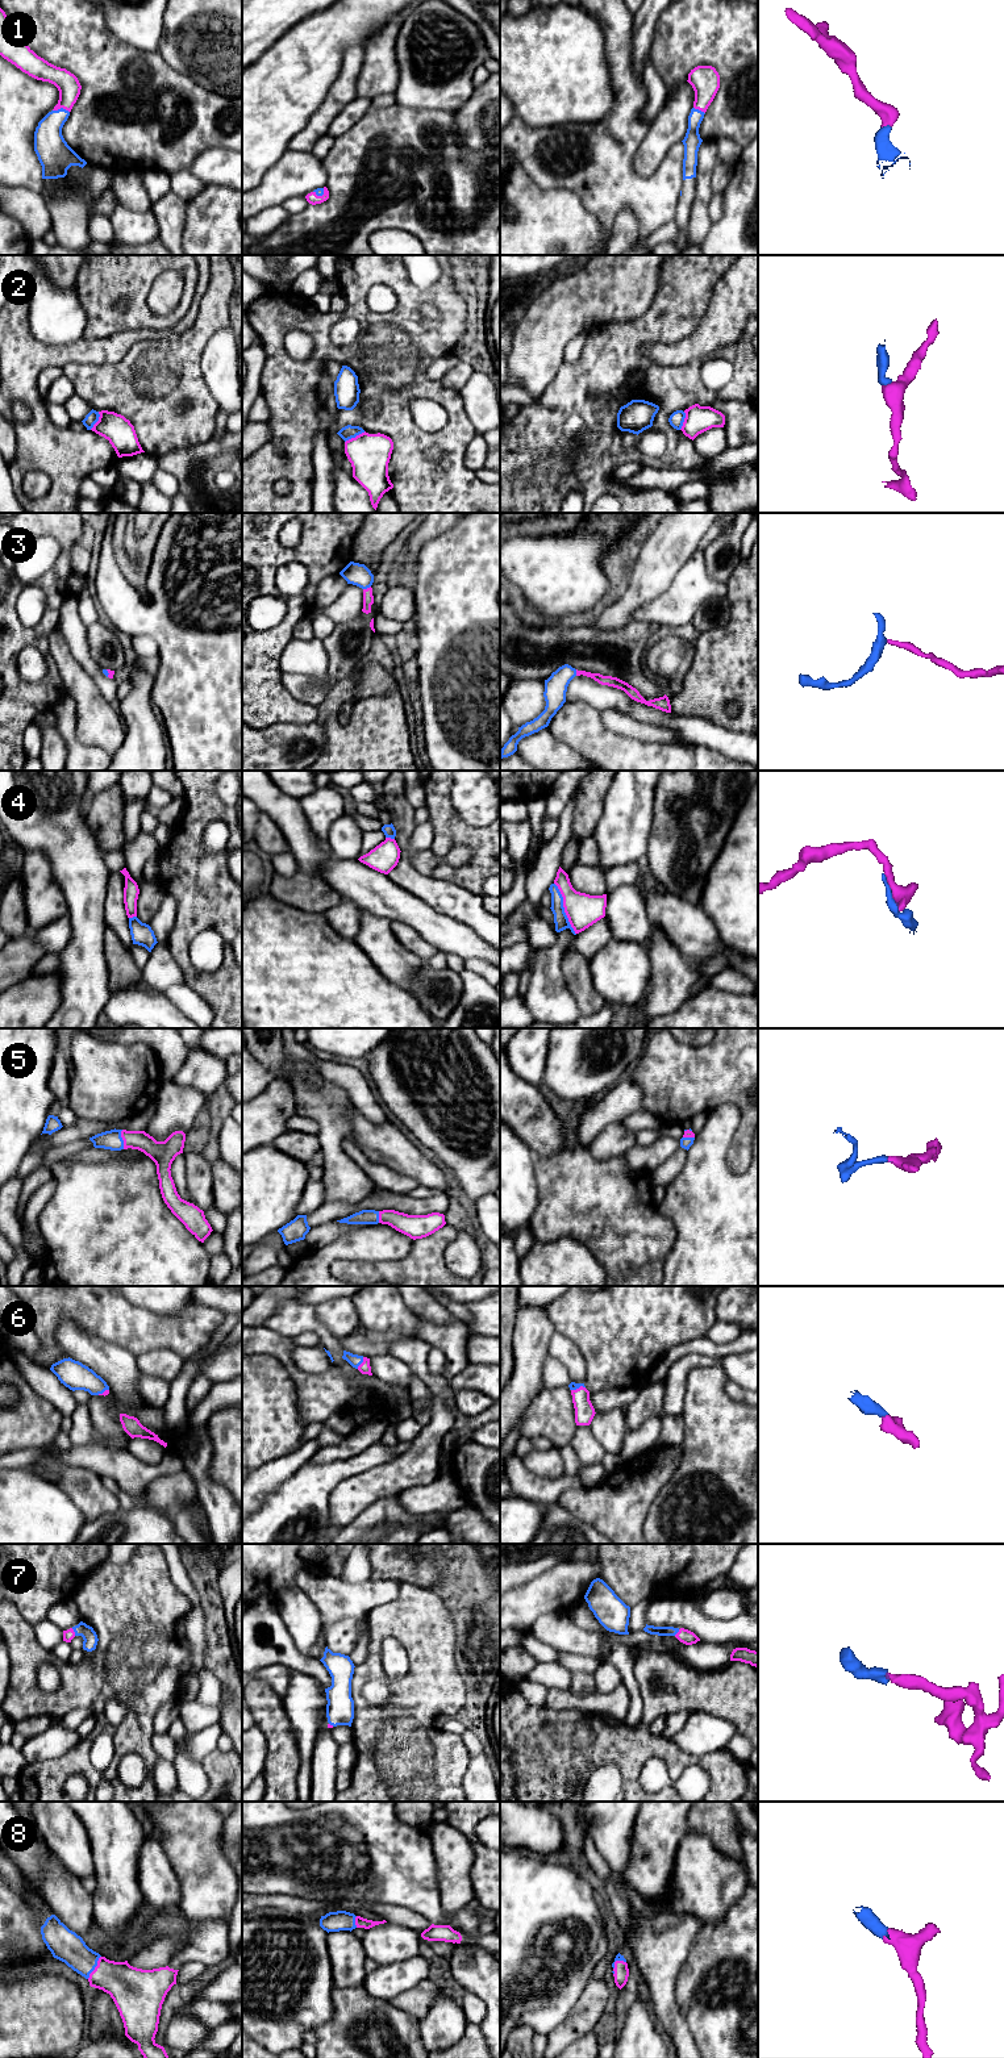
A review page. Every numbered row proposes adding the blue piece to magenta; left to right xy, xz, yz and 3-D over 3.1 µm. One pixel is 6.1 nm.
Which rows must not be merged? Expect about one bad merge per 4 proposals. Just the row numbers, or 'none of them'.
2, 4

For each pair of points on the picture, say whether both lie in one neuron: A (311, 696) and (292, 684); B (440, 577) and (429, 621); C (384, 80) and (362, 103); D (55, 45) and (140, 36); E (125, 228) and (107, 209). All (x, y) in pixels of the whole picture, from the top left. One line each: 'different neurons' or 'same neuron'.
A: same neuron
B: same neuron
C: different neurons
D: different neurons
E: different neurons

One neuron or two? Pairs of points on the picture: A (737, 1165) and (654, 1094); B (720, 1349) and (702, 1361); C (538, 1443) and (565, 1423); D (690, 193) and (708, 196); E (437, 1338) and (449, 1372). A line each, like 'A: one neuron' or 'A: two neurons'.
A: one neuron
B: two neurons
C: two neurons
D: two neurons
E: one neuron

